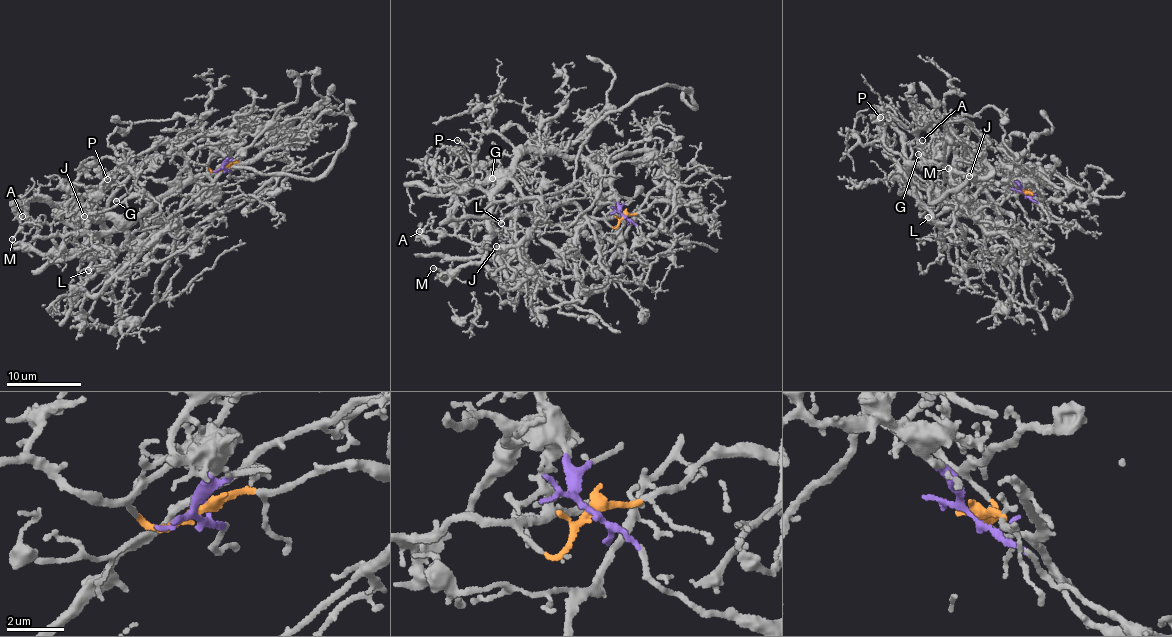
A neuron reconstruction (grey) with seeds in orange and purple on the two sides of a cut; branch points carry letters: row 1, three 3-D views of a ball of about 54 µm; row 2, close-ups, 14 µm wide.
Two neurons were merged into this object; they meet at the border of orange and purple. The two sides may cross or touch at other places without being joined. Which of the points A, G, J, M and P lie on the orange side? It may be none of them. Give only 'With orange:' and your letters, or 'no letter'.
With orange: P

